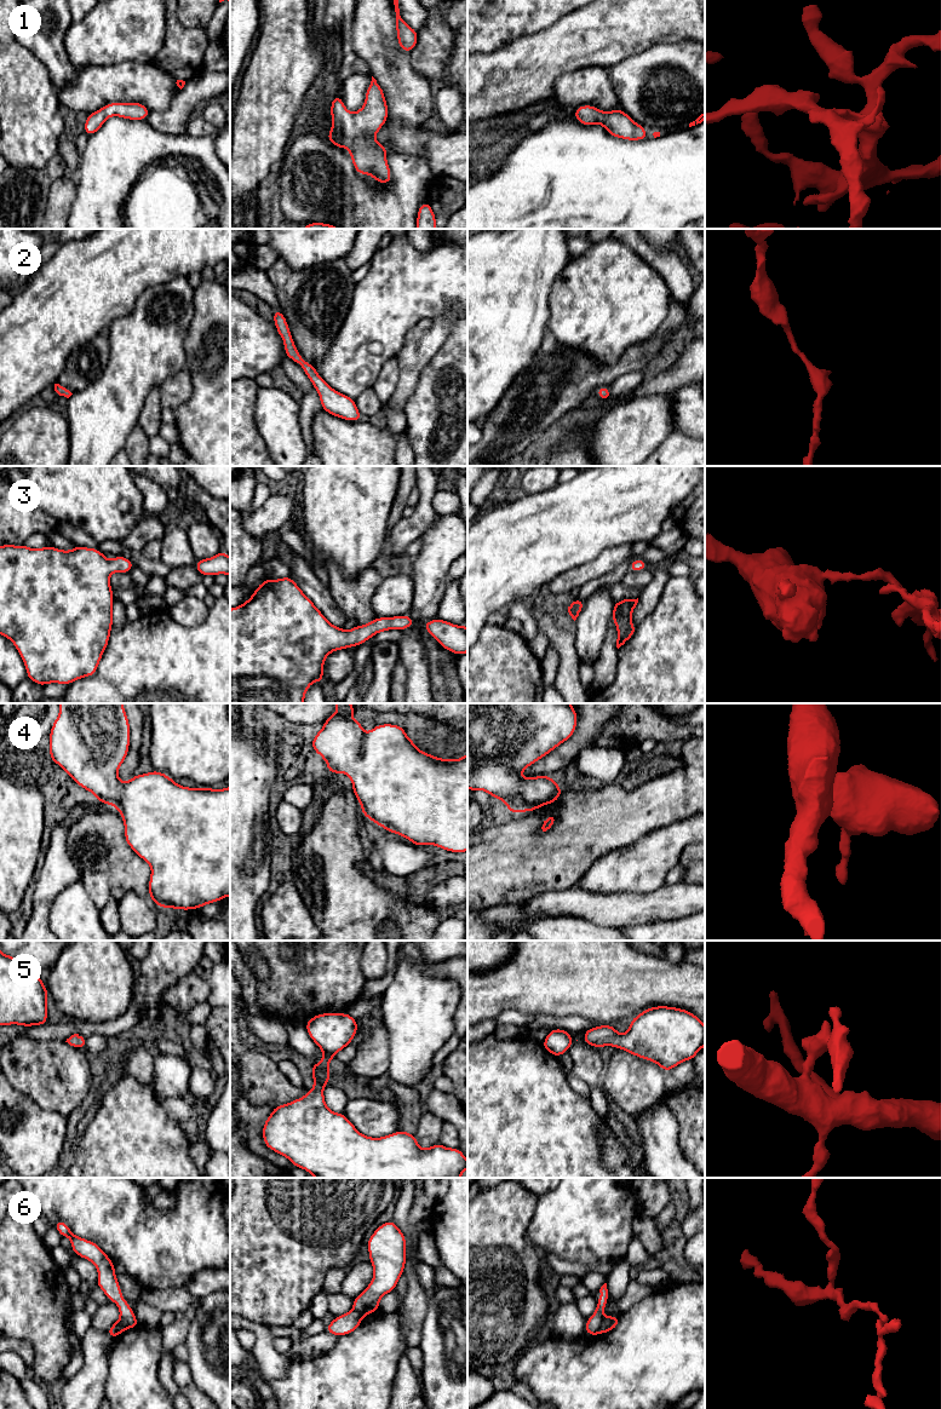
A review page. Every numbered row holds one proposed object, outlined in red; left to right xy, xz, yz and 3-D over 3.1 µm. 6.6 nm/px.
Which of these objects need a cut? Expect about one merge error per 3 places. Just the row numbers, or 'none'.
6

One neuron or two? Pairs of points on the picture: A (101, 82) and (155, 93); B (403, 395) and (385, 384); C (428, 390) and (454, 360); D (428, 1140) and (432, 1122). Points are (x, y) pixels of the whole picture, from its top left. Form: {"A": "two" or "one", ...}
{"A": "one", "B": "two", "C": "one", "D": "one"}

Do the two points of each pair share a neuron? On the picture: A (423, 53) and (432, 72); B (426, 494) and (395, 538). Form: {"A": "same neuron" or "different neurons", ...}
{"A": "same neuron", "B": "same neuron"}

